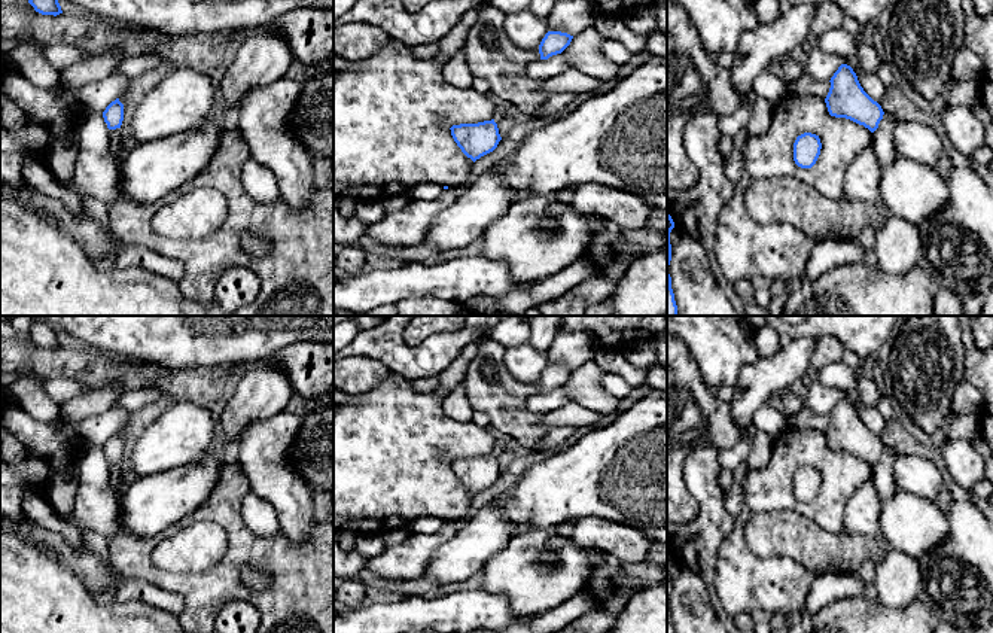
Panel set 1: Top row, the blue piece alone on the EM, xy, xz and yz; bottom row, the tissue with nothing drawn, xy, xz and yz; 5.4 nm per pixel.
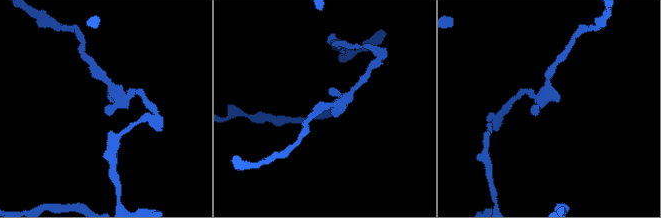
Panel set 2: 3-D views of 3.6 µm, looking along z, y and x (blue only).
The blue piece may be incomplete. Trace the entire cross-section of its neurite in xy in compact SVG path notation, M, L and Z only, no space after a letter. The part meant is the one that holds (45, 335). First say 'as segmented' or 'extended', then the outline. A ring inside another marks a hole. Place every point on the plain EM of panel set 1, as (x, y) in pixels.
as segmented; M34 319L28 337L34 341L36 346L42 349L57 350L63 347L61 340L58 337L58 329L37 319Z

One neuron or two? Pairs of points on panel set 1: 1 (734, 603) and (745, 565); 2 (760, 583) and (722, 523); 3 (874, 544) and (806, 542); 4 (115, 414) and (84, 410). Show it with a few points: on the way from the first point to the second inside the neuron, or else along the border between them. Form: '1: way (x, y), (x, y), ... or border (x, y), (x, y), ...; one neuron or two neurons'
1: way (737, 595), (743, 584), (743, 574); one neuron
2: border (734, 517), (734, 526), (719, 548), (716, 566); two neurons
3: way (858, 547), (822, 547); one neuron
4: border (110, 407), (76, 423), (69, 422); two neurons

